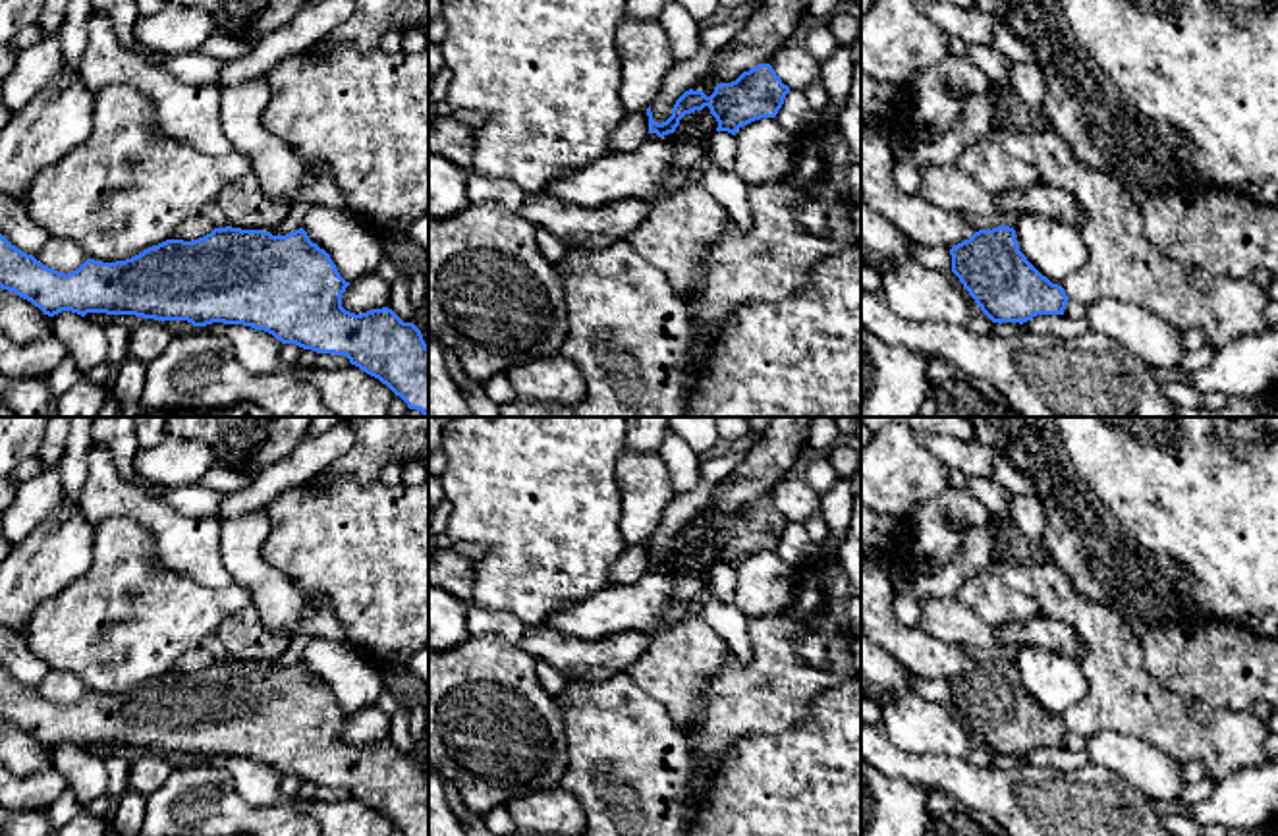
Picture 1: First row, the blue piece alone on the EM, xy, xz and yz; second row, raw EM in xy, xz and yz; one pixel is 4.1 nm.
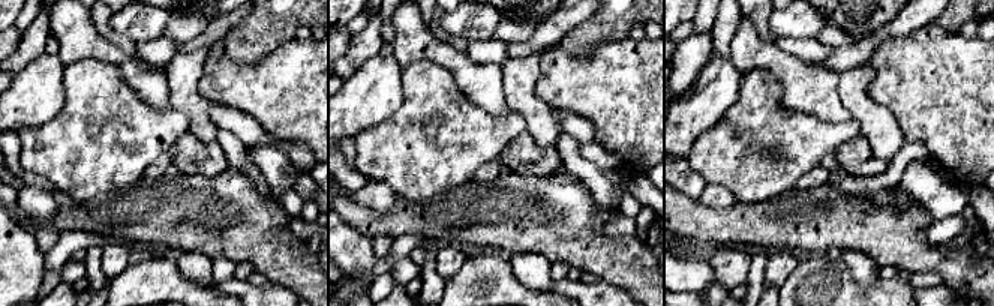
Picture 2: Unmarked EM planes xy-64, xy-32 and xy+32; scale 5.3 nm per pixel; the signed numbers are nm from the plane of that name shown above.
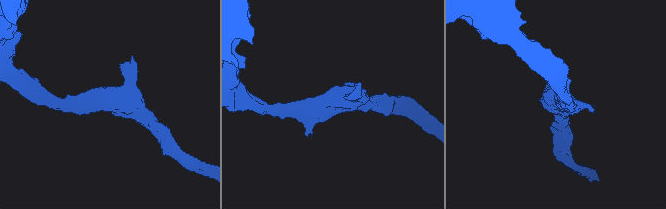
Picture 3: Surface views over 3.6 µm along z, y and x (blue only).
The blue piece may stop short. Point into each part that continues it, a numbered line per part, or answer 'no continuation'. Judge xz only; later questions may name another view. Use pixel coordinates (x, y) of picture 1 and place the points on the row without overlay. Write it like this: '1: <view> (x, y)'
no continuation

